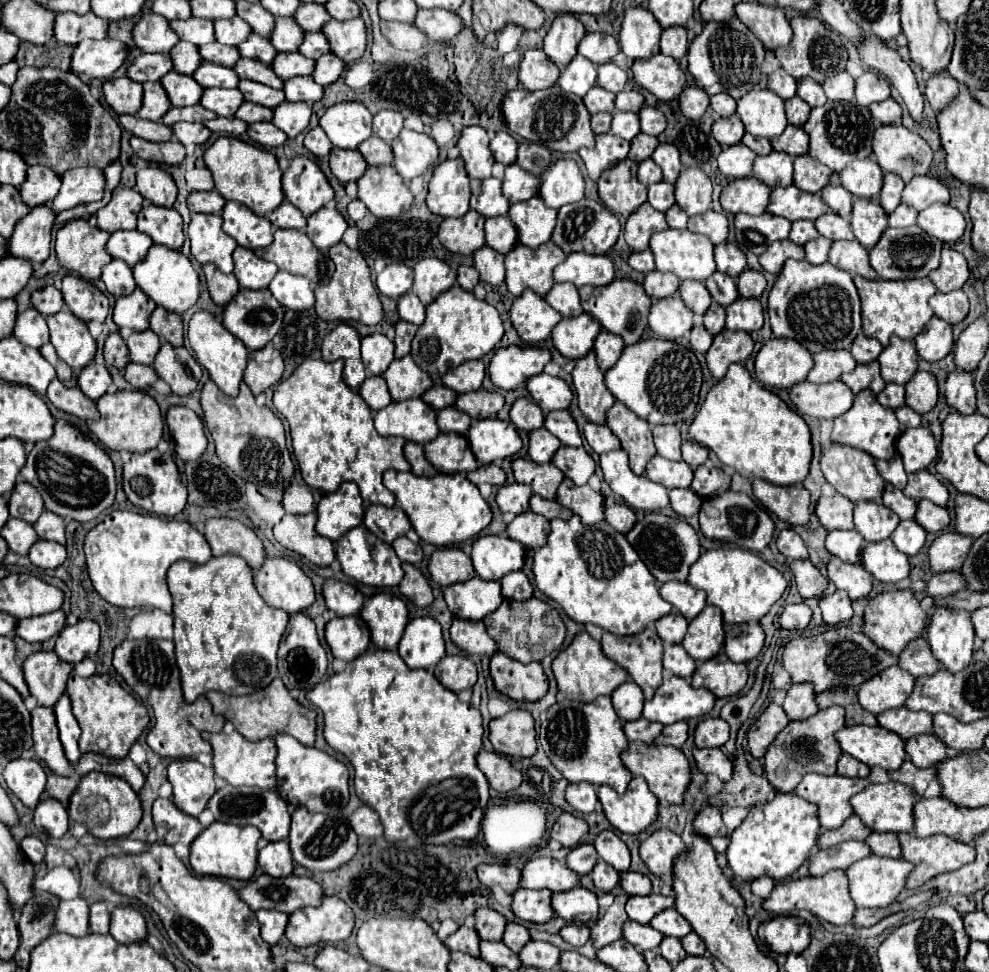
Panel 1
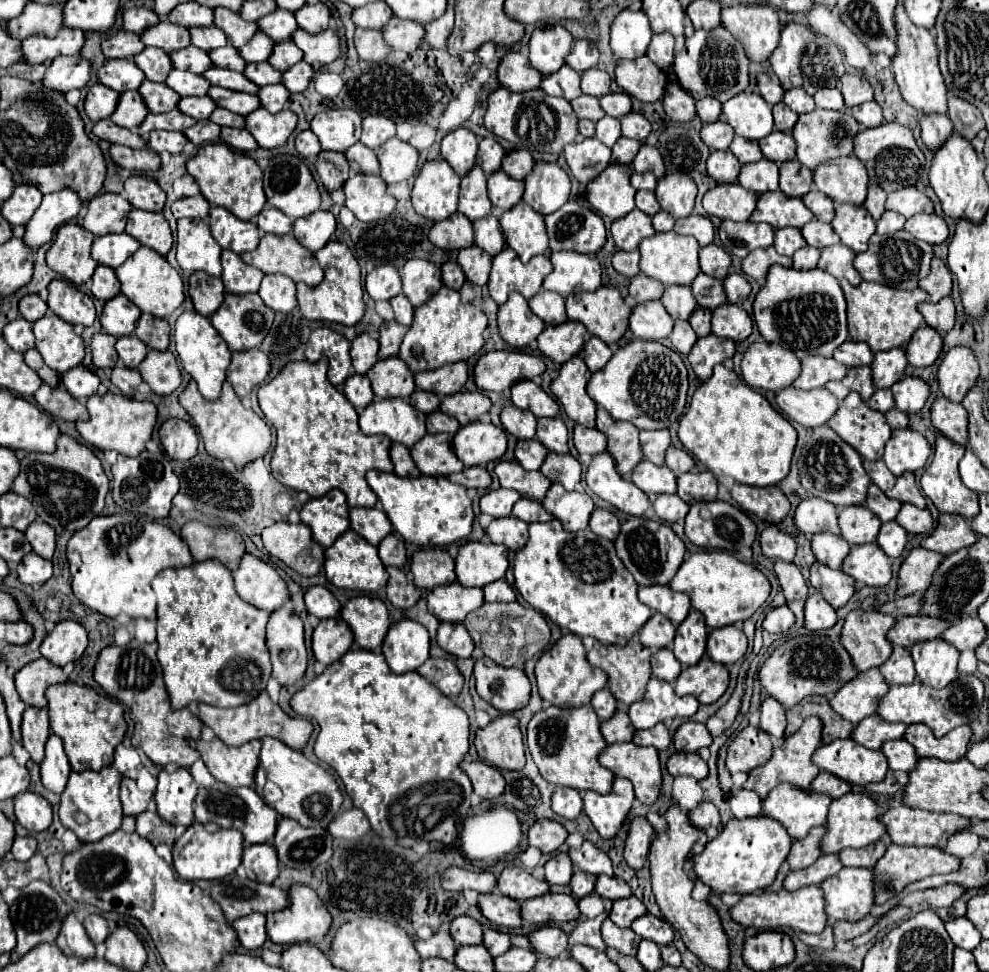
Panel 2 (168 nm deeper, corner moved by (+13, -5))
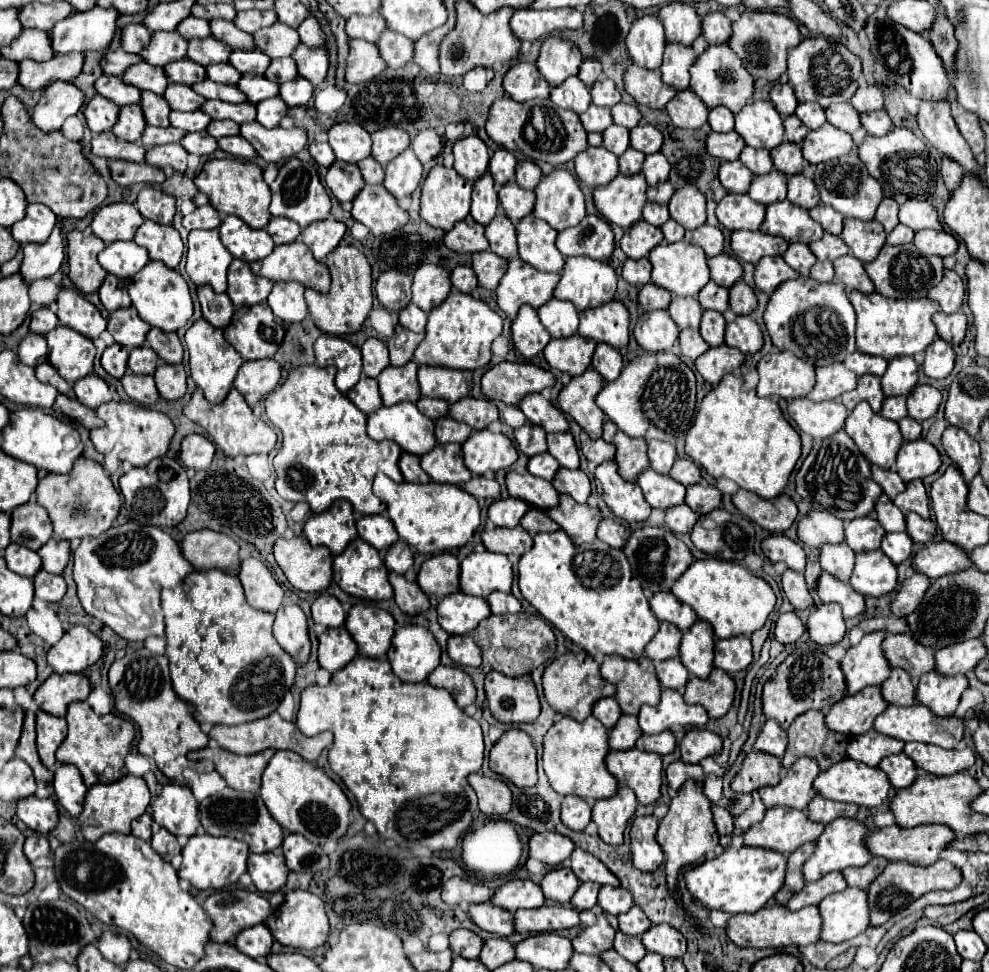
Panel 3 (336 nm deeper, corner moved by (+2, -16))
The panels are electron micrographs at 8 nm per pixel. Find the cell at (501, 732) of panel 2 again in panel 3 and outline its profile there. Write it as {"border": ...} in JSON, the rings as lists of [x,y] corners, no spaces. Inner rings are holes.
{"border":[[[508,730],[490,750],[490,770],[504,776],[518,788],[534,786],[536,776],[536,748],[532,738],[522,730]]]}

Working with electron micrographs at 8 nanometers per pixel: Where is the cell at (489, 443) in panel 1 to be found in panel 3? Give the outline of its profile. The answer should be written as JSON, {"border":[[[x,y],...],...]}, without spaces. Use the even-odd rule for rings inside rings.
{"border":[[[490,430],[472,432],[462,444],[464,464],[472,474],[484,474],[488,470],[496,472],[508,468],[516,462],[518,452],[514,442],[504,434],[494,434]]]}

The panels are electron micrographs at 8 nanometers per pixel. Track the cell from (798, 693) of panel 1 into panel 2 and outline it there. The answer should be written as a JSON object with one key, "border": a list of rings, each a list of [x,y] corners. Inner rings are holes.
{"border":[[[767,697],[763,701],[763,705],[761,705],[759,729],[763,729],[765,733],[769,733],[775,739],[781,739],[785,725],[787,725],[787,721],[785,721],[785,709],[777,701],[771,701],[771,697]]]}

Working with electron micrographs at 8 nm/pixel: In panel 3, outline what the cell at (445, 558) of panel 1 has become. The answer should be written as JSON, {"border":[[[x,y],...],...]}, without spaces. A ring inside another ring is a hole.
{"border":[[[450,552],[430,556],[418,572],[418,586],[426,594],[434,594],[438,598],[460,592],[460,562],[458,562],[458,558]]]}

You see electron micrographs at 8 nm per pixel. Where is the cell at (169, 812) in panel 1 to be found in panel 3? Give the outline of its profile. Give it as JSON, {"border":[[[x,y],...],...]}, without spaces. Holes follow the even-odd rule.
{"border":[[[158,828],[150,840],[152,848],[164,858],[164,860],[170,860],[174,854],[178,854],[182,848],[180,848],[180,842],[176,840],[174,834],[170,834],[166,828]]]}

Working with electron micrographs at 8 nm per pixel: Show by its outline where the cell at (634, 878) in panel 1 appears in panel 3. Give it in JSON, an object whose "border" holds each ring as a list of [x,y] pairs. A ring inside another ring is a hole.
{"border":[[[602,886],[600,894],[598,894],[598,904],[602,906],[604,912],[608,914],[624,914],[630,910],[630,906],[634,904],[630,892],[626,892],[624,888],[614,888],[614,886]]]}

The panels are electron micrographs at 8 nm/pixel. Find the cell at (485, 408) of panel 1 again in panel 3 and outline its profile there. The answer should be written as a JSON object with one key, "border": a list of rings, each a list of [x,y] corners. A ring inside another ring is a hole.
{"border":[[[466,396],[450,406],[450,416],[458,422],[466,422],[474,430],[484,430],[490,422],[498,420],[498,408],[492,400]]]}

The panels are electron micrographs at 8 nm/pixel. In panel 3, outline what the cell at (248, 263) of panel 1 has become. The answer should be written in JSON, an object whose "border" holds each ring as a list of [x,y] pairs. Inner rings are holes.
{"border":[[[232,260],[228,268],[228,294],[236,306],[254,306],[258,302],[266,302],[272,290],[272,282],[268,278],[252,274],[248,264],[242,260]]]}

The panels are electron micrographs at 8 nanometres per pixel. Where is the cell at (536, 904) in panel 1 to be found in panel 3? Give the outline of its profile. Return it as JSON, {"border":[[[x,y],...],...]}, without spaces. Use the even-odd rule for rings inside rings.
{"border":[[[490,902],[470,906],[470,916],[482,930],[488,930],[488,932],[504,936],[504,938],[514,934],[514,914],[506,912],[504,908],[494,906]]]}

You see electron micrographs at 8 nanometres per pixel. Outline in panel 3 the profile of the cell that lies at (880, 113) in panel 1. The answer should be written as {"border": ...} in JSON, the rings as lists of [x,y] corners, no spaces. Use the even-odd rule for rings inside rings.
{"border":[[[886,110],[864,112],[864,114],[860,114],[860,122],[870,136],[884,136],[886,132],[892,130],[892,120]]]}

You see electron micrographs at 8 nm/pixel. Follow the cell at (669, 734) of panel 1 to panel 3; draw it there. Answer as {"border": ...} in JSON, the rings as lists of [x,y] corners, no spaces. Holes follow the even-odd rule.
{"border":[[[670,730],[666,732],[660,732],[660,734],[654,734],[654,736],[640,736],[638,742],[636,742],[636,748],[644,750],[644,752],[656,752],[660,756],[666,756],[670,752],[674,752],[676,748],[676,740],[672,736]]]}

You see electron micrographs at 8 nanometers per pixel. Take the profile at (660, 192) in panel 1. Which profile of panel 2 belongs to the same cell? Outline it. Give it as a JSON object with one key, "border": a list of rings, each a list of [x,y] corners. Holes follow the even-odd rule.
{"border":[[[637,191],[635,205],[637,205],[637,209],[641,209],[643,213],[647,213],[651,217],[659,211],[659,203],[657,203],[653,191]]]}

